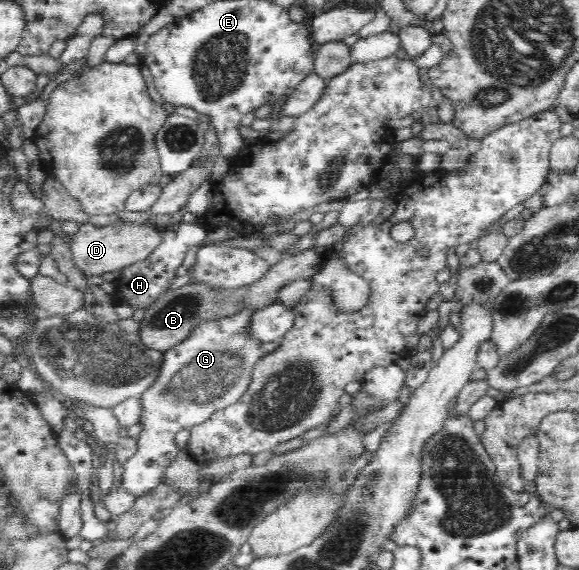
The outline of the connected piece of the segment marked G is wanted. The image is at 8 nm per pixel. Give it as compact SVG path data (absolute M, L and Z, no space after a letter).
M242 311L236 316L205 322L187 342L165 351L165 366L160 380L141 396L145 407L140 419L143 430L137 450L121 464L123 472L119 488L139 497L164 484L165 470L182 451L175 434L181 429L189 430L214 410L229 406L247 389L250 368L263 356L260 342L248 340L242 330L251 314L253 311Z

